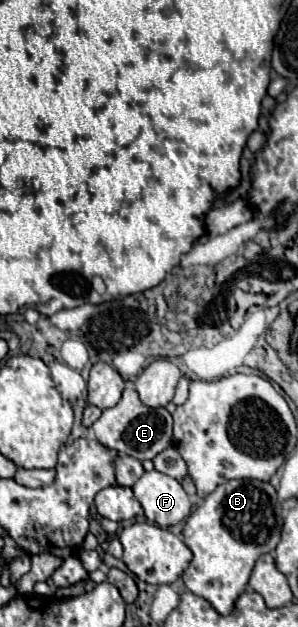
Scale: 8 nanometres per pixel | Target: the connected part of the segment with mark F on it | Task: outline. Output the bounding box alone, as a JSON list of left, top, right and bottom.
[132,471,192,527]

